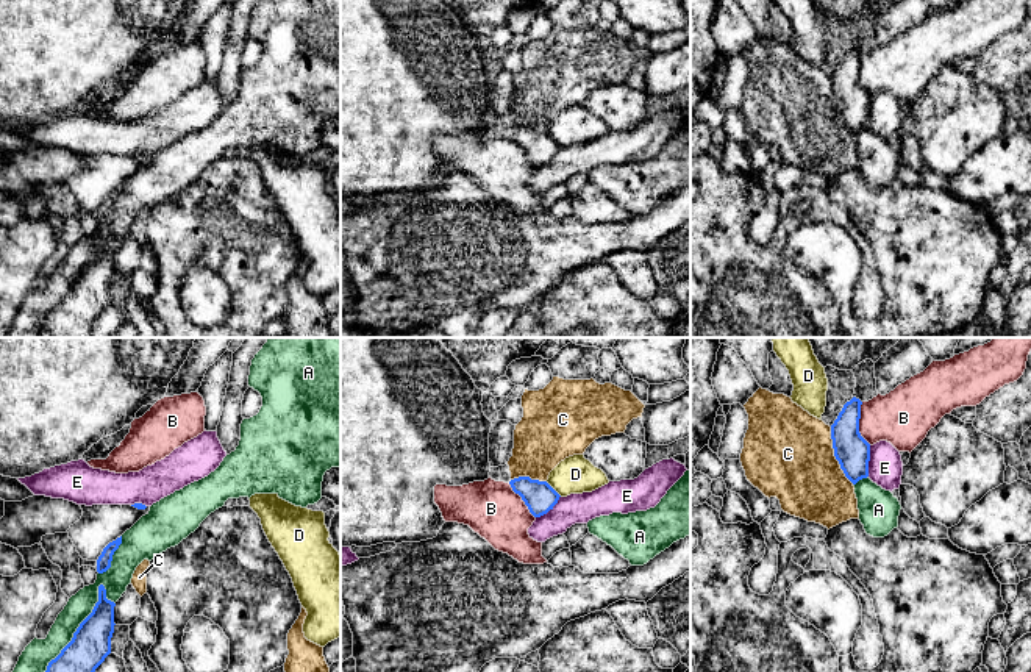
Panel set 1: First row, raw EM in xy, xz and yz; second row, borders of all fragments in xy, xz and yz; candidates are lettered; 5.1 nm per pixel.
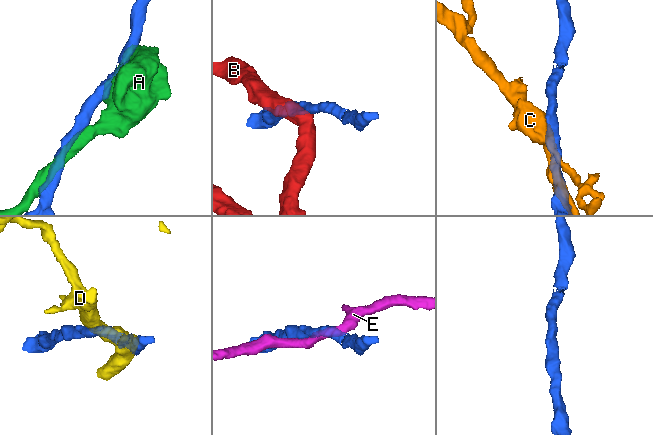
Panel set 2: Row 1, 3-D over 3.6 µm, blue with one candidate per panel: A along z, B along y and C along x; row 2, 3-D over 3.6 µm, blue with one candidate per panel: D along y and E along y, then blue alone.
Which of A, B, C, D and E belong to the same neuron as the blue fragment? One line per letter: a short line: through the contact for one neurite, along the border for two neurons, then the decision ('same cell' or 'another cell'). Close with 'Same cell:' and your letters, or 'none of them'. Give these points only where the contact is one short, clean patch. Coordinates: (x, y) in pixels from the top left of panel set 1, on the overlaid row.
A: another cell
B: another cell
C: another cell
D: xz (545, 482), (561, 496) | another cell
E: another cell
Same cell: none of them

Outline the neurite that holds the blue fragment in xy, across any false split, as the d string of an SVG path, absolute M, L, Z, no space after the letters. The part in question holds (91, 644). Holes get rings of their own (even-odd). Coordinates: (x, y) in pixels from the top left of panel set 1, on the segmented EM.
M98 586L98 602L92 613L80 624L72 641L52 659L45 672L95 672L111 653L114 633L114 606L106 599L106 589Z

